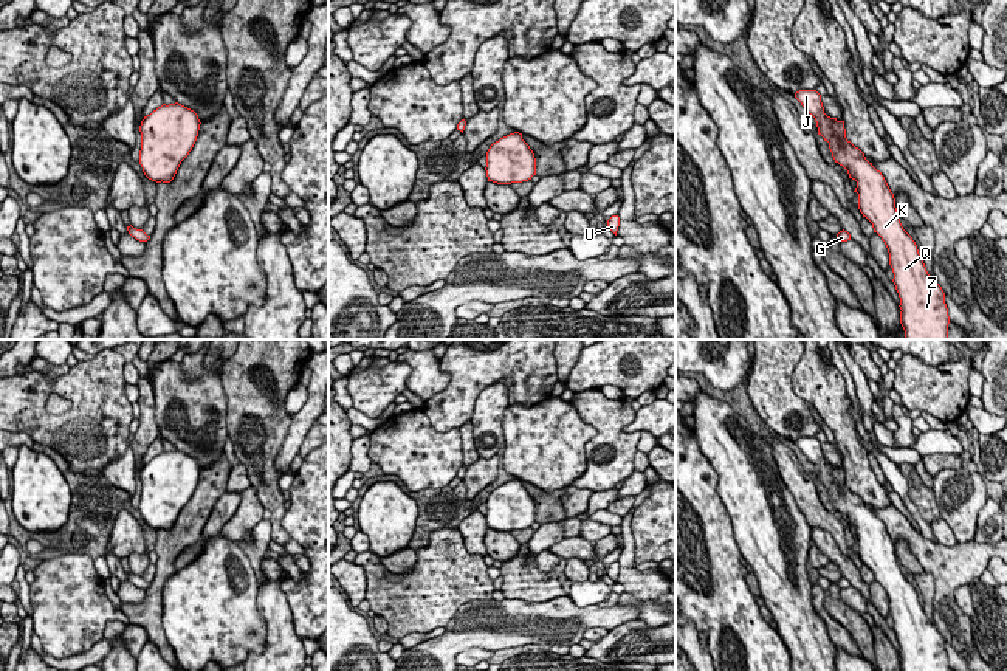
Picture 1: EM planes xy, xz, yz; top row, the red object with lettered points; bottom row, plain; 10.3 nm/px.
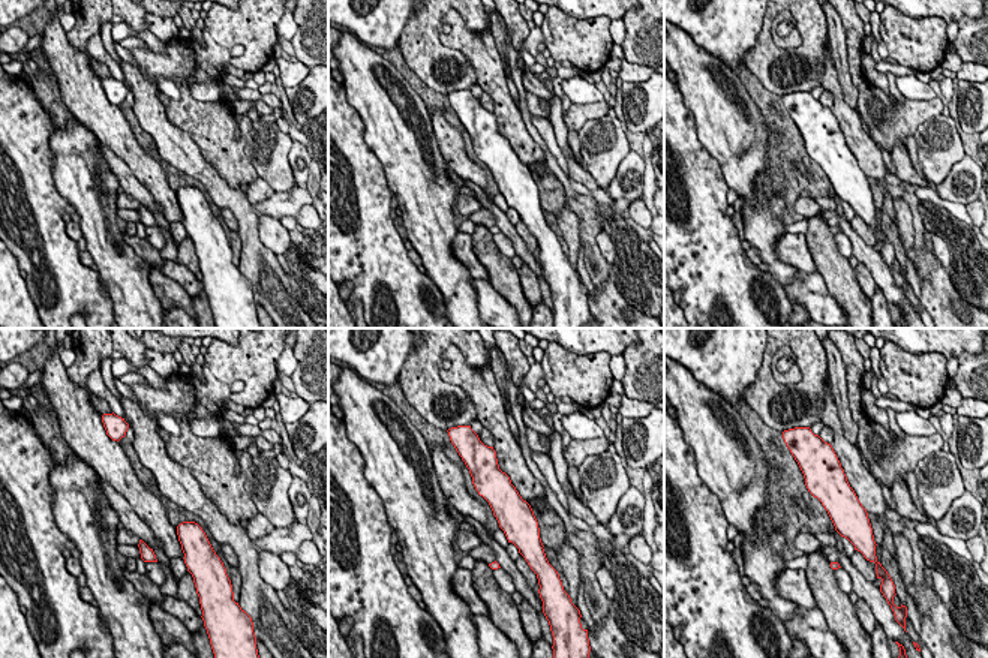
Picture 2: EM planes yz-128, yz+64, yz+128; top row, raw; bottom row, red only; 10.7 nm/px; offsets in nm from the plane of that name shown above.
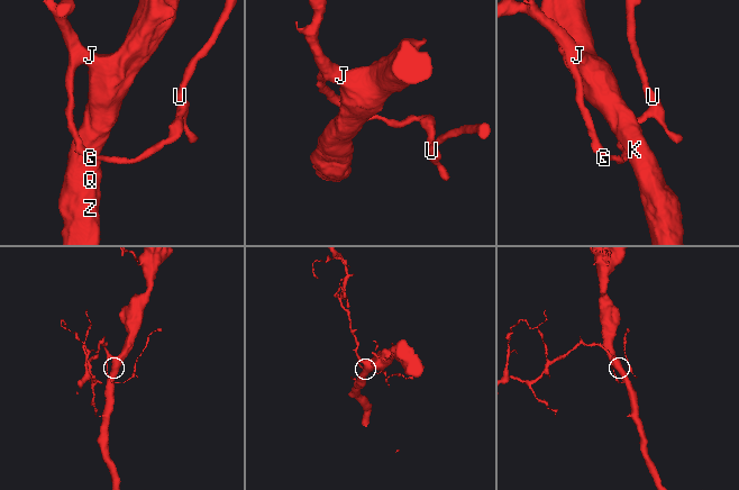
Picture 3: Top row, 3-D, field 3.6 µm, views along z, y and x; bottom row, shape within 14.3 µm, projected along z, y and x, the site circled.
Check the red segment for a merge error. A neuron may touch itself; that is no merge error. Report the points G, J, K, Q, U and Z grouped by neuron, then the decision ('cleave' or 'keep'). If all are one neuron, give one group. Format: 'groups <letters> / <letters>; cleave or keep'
groups G J K Q U Z; keep

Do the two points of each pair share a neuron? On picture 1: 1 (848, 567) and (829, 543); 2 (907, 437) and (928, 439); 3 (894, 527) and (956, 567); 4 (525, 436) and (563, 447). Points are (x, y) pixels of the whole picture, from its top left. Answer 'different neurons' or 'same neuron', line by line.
1: same neuron
2: different neurons
3: same neuron
4: same neuron

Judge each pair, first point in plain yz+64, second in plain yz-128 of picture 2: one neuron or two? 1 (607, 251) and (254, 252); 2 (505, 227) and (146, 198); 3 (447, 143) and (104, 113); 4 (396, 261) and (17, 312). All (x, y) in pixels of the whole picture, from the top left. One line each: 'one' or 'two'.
1: two
2: one
3: one
4: two

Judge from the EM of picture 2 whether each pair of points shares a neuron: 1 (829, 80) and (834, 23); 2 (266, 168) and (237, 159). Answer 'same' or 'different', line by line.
1: different
2: different

